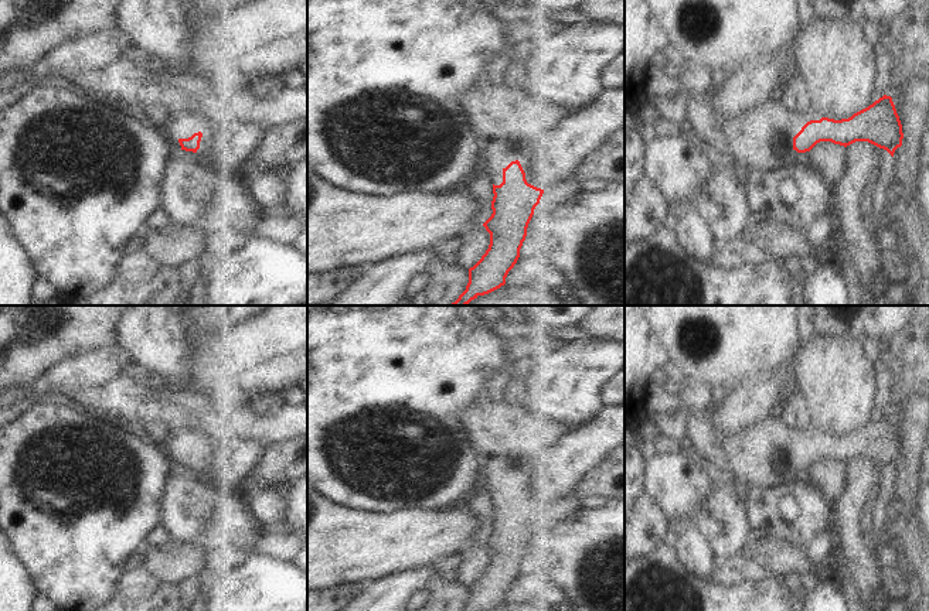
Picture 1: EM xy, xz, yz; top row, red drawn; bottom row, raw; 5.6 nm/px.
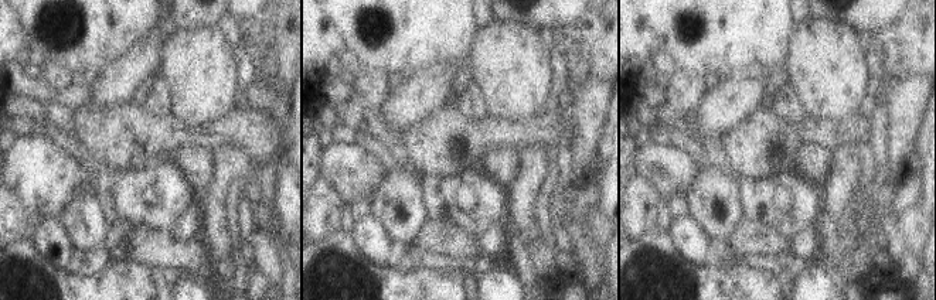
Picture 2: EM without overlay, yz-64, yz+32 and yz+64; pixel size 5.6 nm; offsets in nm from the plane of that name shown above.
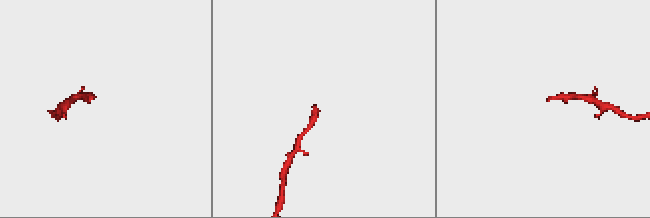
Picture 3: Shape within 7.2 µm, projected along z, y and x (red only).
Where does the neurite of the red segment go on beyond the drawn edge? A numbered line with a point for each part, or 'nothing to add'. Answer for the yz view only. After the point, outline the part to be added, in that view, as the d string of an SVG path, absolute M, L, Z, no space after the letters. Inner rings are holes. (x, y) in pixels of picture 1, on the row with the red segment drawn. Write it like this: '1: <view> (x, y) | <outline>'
1: yz (761, 139) | M775 98L741 116L719 122L712 141L722 157L729 157L751 171L777 170L787 163L793 137L807 122L820 119L813 110L792 113Z

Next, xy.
1: xy (179, 125) | M169 113L166 119L166 130L176 140L188 139L203 132L207 124L208 122L197 113Z

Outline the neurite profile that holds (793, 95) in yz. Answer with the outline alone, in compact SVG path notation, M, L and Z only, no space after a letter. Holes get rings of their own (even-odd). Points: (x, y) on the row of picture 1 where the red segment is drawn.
M789 74L786 82L776 95L776 99L792 113L810 110L810 96L806 82L797 74Z

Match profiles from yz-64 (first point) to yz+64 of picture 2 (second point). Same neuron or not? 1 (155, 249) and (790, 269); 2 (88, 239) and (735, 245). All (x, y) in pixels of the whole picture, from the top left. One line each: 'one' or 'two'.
1: two
2: two

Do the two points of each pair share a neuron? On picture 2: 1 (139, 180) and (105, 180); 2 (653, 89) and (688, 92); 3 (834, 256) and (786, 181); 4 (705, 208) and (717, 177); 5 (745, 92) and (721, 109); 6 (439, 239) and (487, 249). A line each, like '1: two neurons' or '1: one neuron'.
1: two neurons
2: one neuron
3: two neurons
4: one neuron
5: one neuron
6: one neuron

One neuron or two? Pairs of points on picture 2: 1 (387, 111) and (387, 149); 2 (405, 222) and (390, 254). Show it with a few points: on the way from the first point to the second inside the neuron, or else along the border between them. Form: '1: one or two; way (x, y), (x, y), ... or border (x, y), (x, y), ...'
1: one; way (387, 120), (387, 139)
2: two; border (374, 217), (402, 255)

